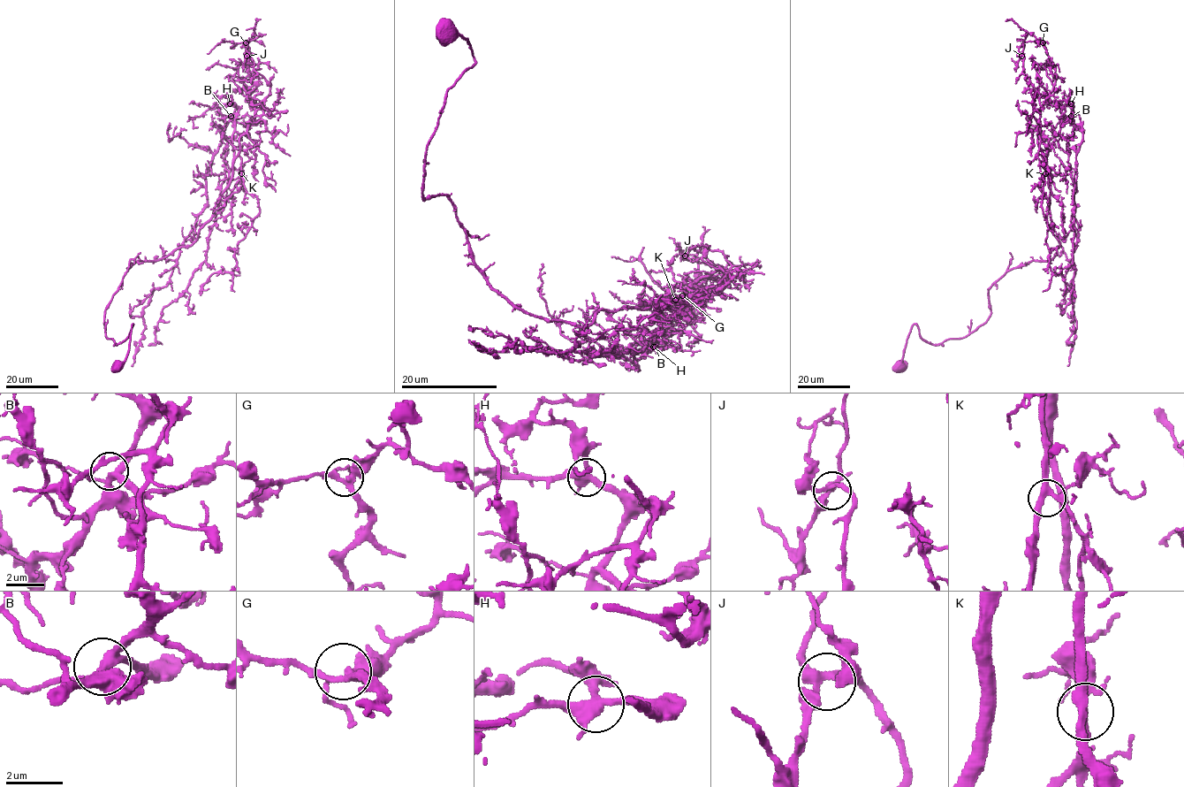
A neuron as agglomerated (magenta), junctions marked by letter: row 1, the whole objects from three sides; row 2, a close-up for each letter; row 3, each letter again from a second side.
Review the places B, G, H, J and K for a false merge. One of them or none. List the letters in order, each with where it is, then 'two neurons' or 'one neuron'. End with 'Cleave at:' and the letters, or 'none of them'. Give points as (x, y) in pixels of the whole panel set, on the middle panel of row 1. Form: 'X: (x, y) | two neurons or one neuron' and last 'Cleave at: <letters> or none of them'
B: (655, 347) | one neuron
G: (682, 295) | one neuron
H: (653, 347) | one neuron
J: (685, 255) | one neuron
K: (675, 300) | one neuron
Cleave at: none of them

